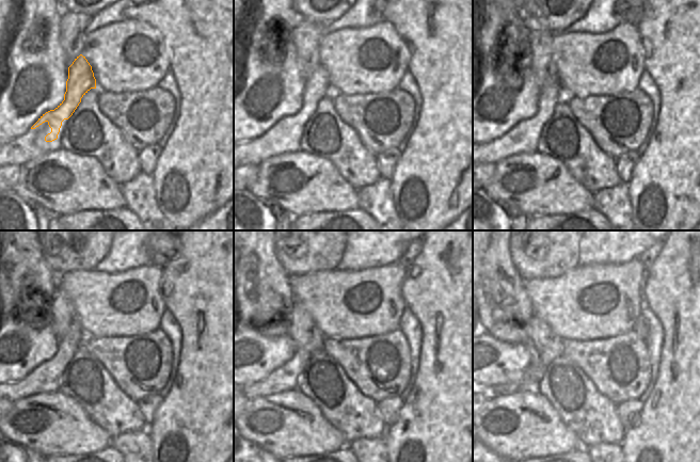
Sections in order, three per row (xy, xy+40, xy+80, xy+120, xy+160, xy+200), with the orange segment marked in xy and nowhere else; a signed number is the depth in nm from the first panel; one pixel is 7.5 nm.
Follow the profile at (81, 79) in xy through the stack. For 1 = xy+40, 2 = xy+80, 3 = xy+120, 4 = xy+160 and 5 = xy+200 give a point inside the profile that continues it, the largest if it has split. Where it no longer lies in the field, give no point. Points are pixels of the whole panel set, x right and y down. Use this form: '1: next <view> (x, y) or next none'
1: next xy+40 (316, 85)
2: next xy+80 (550, 96)
3: next xy+120 (67, 347)
4: next xy+160 (298, 363)
5: next xy+200 (536, 368)

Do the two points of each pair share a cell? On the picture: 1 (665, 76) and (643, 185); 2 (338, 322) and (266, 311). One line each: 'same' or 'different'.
1: same
2: different

